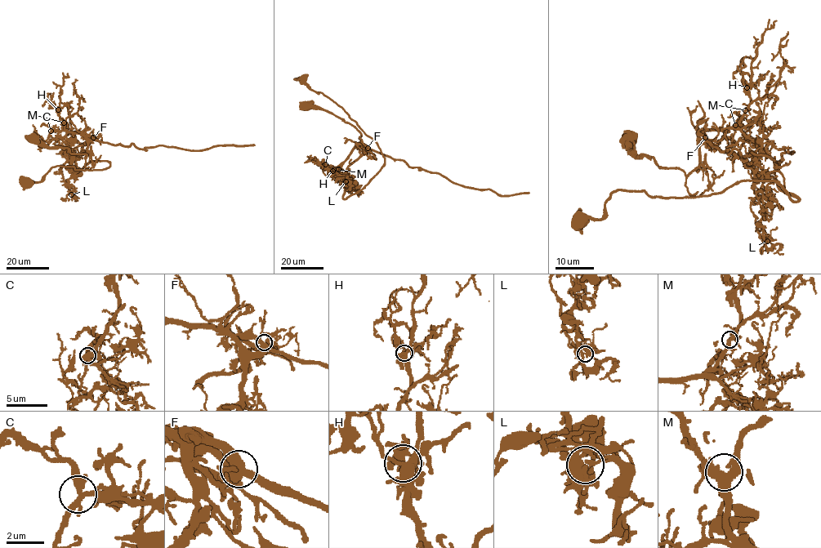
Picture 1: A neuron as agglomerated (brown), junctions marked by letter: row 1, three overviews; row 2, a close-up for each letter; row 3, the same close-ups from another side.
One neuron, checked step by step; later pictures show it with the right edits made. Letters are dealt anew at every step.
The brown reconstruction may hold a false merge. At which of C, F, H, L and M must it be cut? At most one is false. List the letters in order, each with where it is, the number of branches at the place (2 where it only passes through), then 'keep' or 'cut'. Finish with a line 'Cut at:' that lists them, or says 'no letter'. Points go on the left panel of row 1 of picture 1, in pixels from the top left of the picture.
C: place (51, 131); branches 4; keep
F: place (93, 137); branches 5; keep
H: place (58, 109); branches 5; keep
L: place (71, 194); branches 5; cut
M: place (64, 122); branches 4; keep
Cut at: L

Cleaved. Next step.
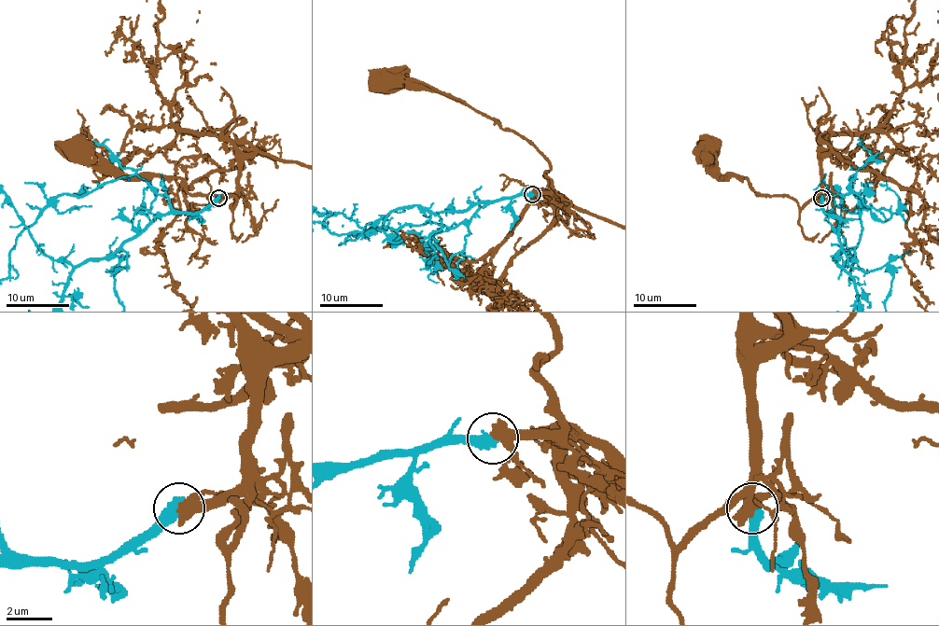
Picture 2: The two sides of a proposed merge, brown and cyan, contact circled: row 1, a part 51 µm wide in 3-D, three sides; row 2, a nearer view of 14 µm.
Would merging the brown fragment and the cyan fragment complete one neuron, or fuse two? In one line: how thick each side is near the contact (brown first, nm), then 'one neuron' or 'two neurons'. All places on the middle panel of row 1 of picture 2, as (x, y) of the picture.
calibres 460 and 550 nm; two neurons

